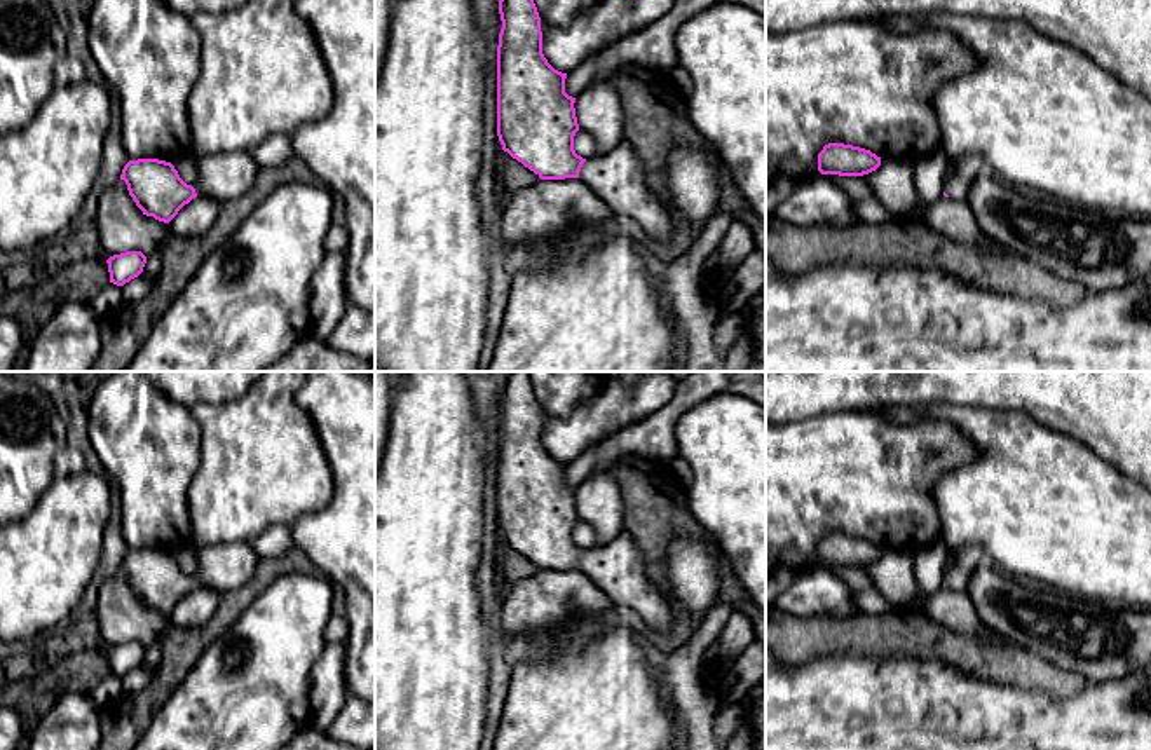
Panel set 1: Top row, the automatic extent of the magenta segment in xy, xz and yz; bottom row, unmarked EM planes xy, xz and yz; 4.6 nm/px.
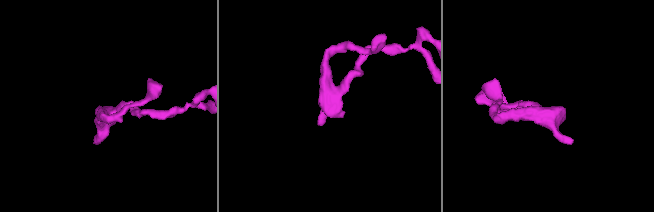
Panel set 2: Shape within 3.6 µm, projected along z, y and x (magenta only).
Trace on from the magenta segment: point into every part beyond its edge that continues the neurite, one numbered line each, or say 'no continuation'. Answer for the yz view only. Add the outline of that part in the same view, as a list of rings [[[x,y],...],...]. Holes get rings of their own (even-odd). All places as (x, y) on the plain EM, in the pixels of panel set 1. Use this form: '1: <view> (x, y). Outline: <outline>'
1: yz (968, 557). Outline: [[[963,544],[954,553],[954,563],[945,570],[943,583],[956,591],[966,591],[973,570],[987,560],[985,551],[977,544]]]

